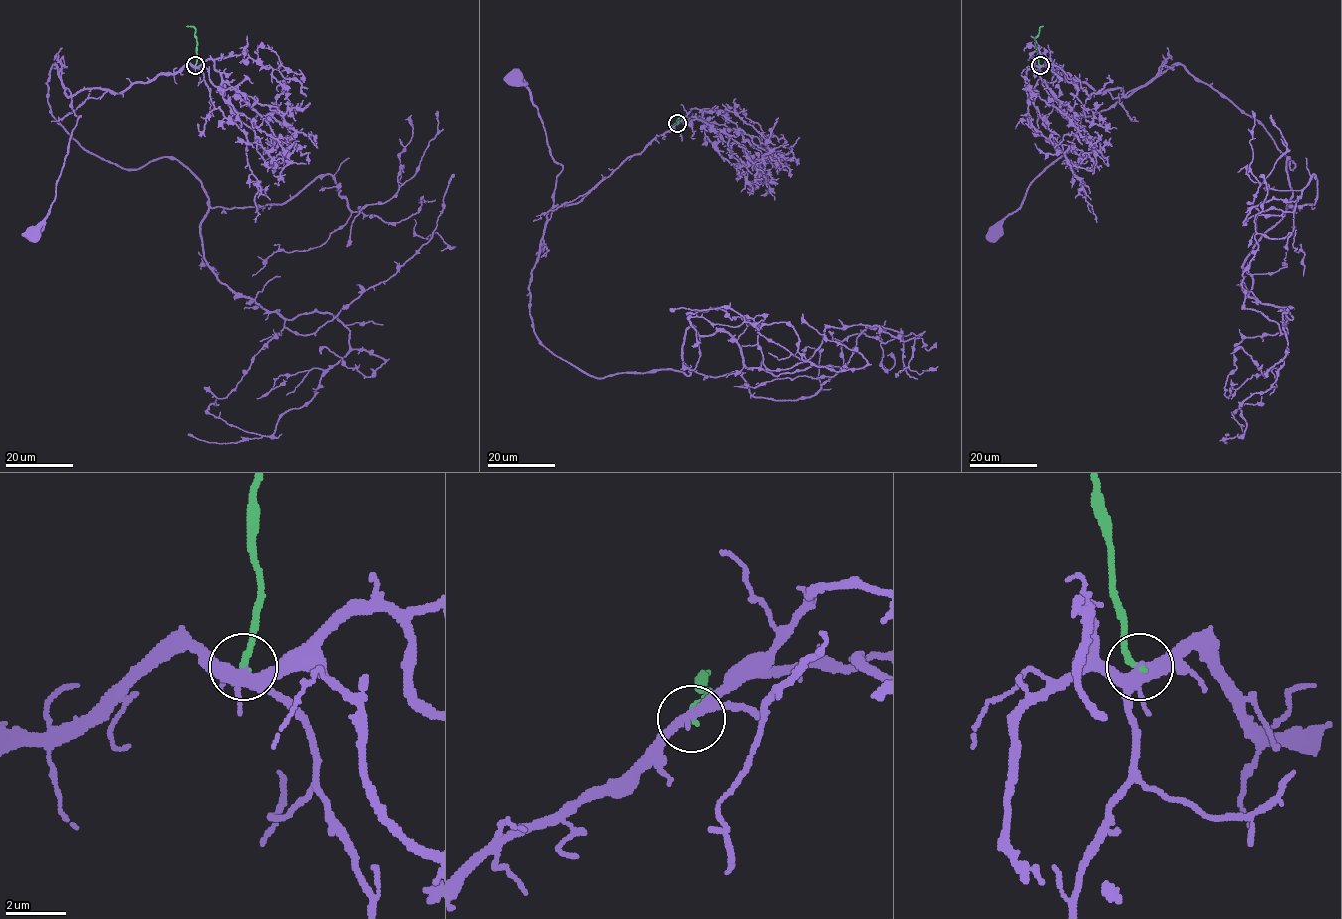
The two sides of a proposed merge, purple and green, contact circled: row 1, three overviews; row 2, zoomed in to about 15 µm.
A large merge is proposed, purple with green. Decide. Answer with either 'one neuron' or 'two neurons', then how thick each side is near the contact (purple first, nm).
two neurons; 280 nm thick on the purple side, 220 nm on the other

